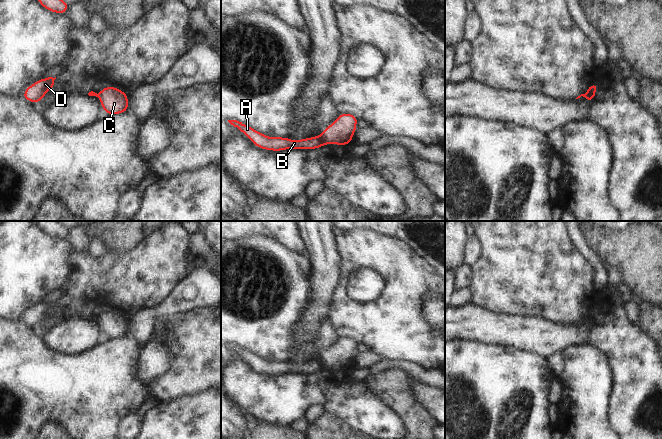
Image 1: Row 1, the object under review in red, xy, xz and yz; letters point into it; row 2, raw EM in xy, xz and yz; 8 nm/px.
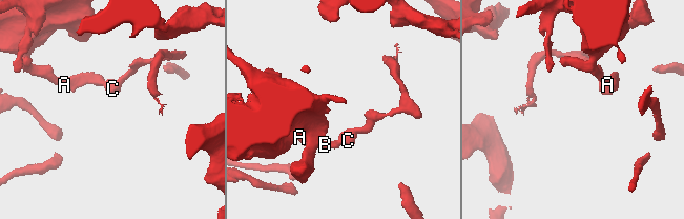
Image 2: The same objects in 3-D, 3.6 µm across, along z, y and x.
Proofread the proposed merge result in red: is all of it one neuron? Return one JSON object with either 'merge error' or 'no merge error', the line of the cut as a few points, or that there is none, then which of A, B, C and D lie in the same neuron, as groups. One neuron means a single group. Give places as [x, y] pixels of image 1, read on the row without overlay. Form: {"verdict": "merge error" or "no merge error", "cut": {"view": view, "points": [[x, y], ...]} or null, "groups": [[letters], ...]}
{"verdict": "merge error", "cut": {"view": "xz", "points": [[321, 359], [326, 367]]}, "groups": [["A", "B", "D"], ["C"]]}

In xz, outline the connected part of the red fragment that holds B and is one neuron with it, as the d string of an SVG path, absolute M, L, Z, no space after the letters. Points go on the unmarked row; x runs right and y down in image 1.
M228 344L228 346L248 361L256 371L268 375L285 375L287 373L313 374L326 369L322 360L313 360L300 364L290 364L288 361L269 361L237 344Z

